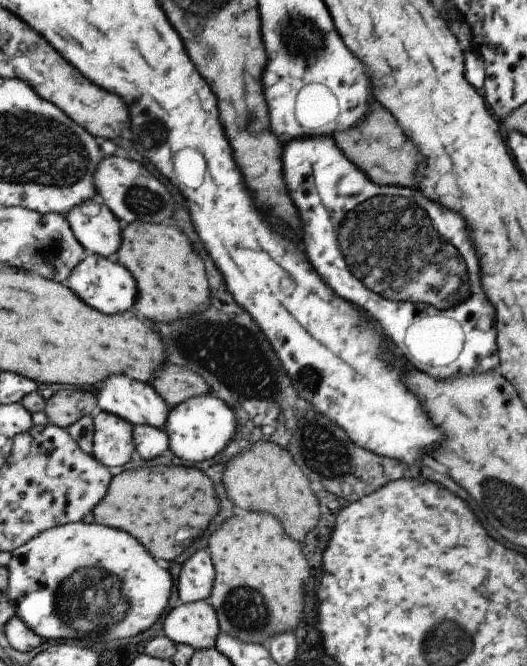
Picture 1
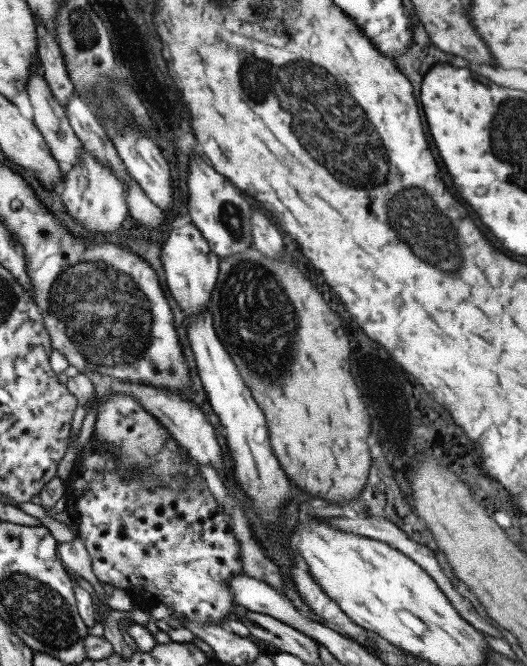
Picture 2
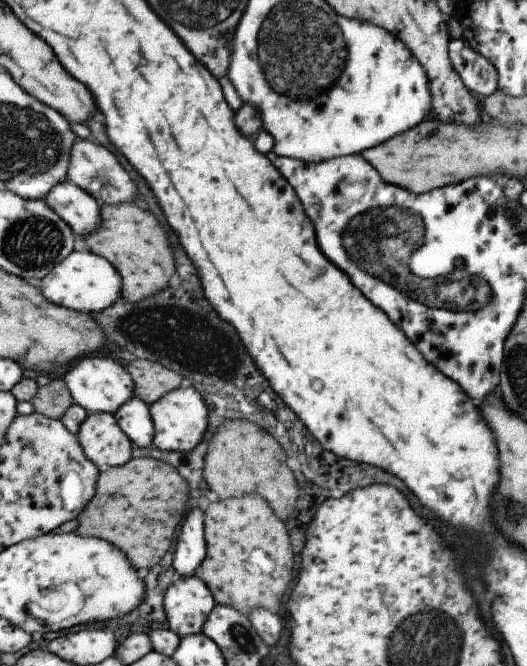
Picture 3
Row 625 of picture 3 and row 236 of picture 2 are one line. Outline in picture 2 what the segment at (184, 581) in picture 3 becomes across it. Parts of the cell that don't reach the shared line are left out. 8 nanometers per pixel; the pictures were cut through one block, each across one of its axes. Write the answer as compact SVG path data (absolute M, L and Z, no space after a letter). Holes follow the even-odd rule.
M191 222L169 231L161 245L159 258L163 266L165 286L183 313L184 325L187 328L187 319L193 313L203 311L211 300L211 291L217 280L219 258L211 252L207 241Z

